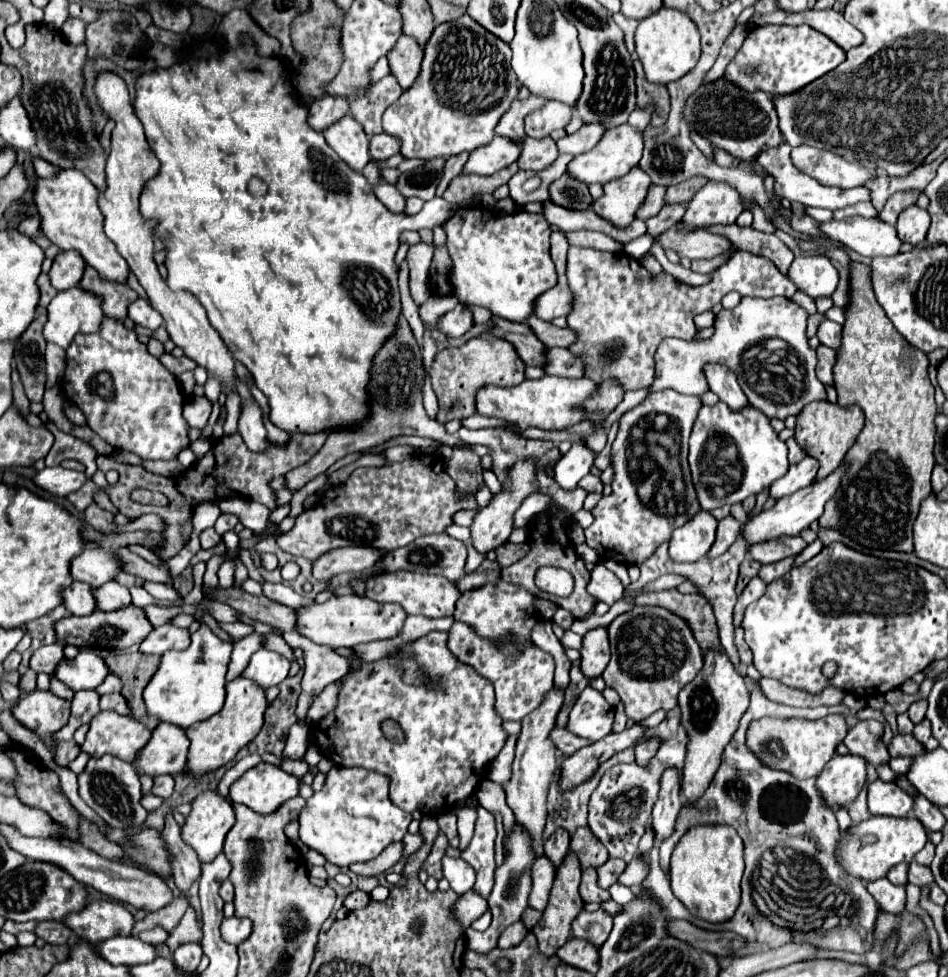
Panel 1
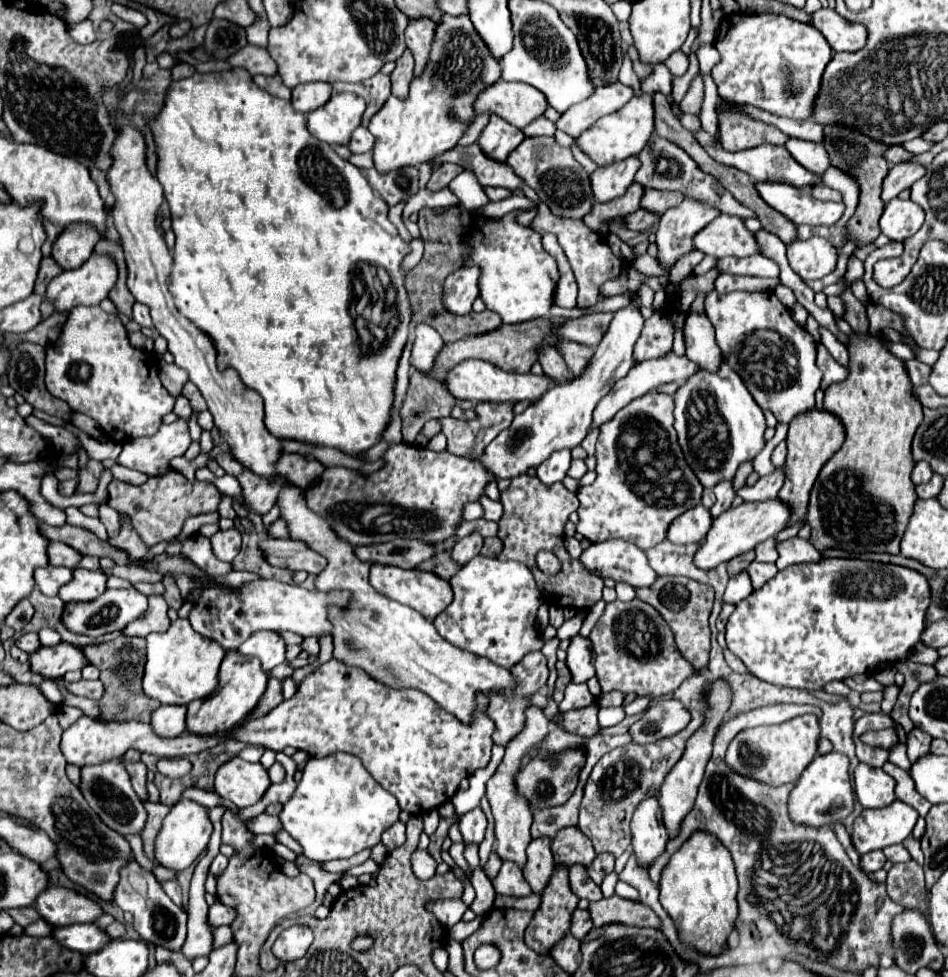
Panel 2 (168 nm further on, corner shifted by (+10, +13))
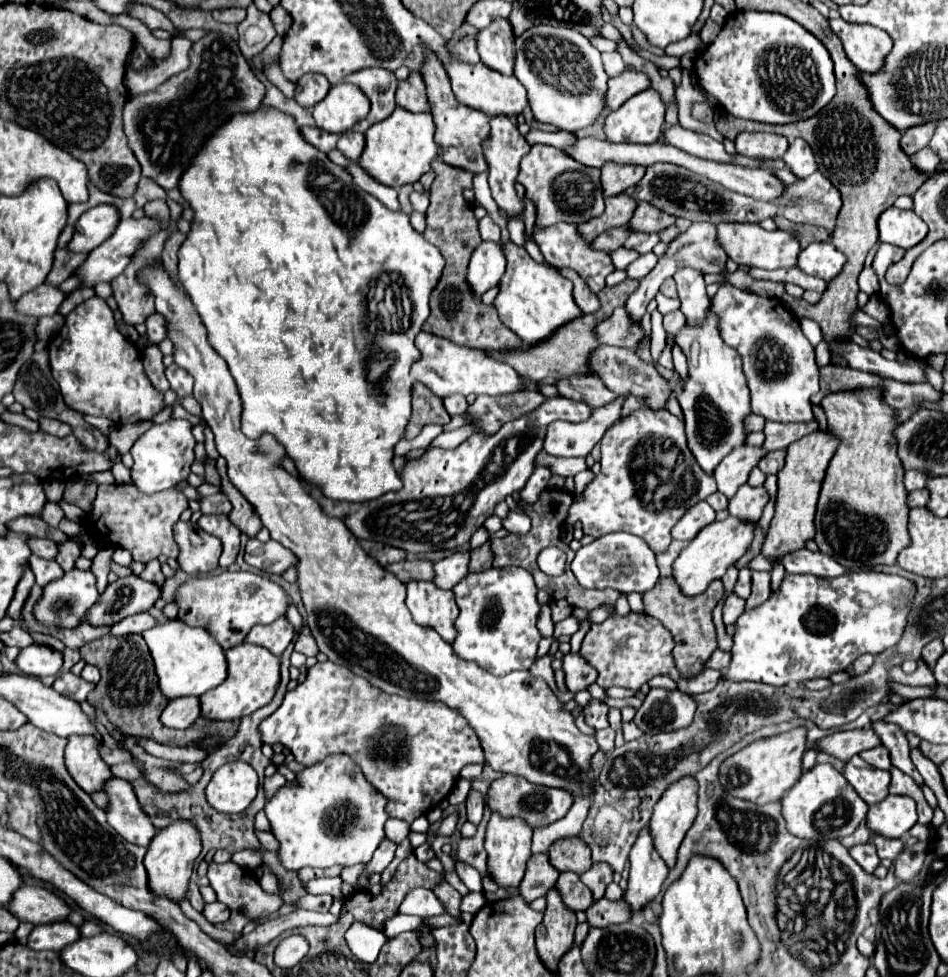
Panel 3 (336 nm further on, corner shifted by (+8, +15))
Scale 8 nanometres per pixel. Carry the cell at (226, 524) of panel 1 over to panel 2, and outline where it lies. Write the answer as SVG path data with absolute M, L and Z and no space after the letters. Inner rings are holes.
M170 471L170 475L164 475L160 479L148 479L144 485L134 487L122 481L112 481L108 487L108 505L118 511L120 515L126 515L130 519L132 529L140 535L142 543L150 549L162 541L174 541L180 531L184 519L200 513L216 511L220 493L214 485L202 483L202 481L188 481L182 473Z

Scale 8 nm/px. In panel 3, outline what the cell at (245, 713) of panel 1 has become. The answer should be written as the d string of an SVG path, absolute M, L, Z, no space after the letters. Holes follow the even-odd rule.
M242 643L226 651L226 661L228 661L228 679L216 689L204 693L204 697L200 697L200 715L204 719L236 721L264 707L274 697L276 685L280 681L280 659L272 657L268 649Z

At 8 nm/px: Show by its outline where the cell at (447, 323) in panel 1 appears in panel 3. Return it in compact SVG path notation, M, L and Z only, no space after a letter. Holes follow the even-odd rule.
M480 243L476 251L472 253L470 265L468 265L468 275L466 281L470 285L470 291L474 297L480 297L488 289L496 287L500 277L504 275L504 255L498 243Z

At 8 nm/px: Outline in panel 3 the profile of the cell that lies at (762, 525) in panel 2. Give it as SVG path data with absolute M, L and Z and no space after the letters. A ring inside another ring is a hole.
M732 515L724 521L714 521L714 523L706 525L696 535L696 539L674 561L672 575L674 575L676 583L680 585L680 589L692 597L692 595L702 593L712 579L720 579L726 573L726 569L730 565L734 565L746 553L746 549L750 547L752 539L754 539L756 525L758 525L756 521L744 521L744 519L738 519Z

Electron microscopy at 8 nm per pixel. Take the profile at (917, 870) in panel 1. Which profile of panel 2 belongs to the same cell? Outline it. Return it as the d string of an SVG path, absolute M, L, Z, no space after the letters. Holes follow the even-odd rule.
M890 845L890 847L884 847L882 853L886 855L888 861L892 863L906 863L910 859L910 853L906 851L904 845Z

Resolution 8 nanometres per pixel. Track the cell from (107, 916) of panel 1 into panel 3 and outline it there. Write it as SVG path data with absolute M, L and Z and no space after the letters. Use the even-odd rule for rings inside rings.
M24 885L20 887L12 903L6 905L10 913L16 913L20 921L28 921L34 925L44 925L44 923L56 923L56 921L66 921L68 915L72 913L70 905L58 897L56 893L40 887L40 885Z

